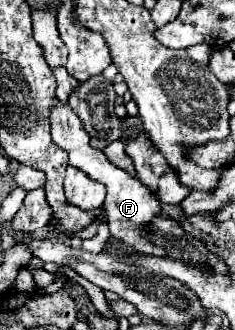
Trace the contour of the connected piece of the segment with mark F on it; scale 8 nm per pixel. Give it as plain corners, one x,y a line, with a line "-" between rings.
55,101
55,105
53,105
51,135
53,135
55,145
59,145
61,149
65,149
69,153
69,163
73,167
87,173
93,181
105,185
107,197
103,201
103,211
109,221
111,237
115,237
119,241
123,239
129,247
133,247
135,251
141,251
143,255
167,257
165,255
167,251
163,247
149,241
149,225
151,225
153,217
157,217
161,213
161,203
149,191
145,191
143,185
135,177
129,177
123,169
117,169
115,165
111,165
103,151
89,145
89,135
85,133
85,129
81,129
81,121
77,121
77,117
69,109
69,105
61,105
61,101

